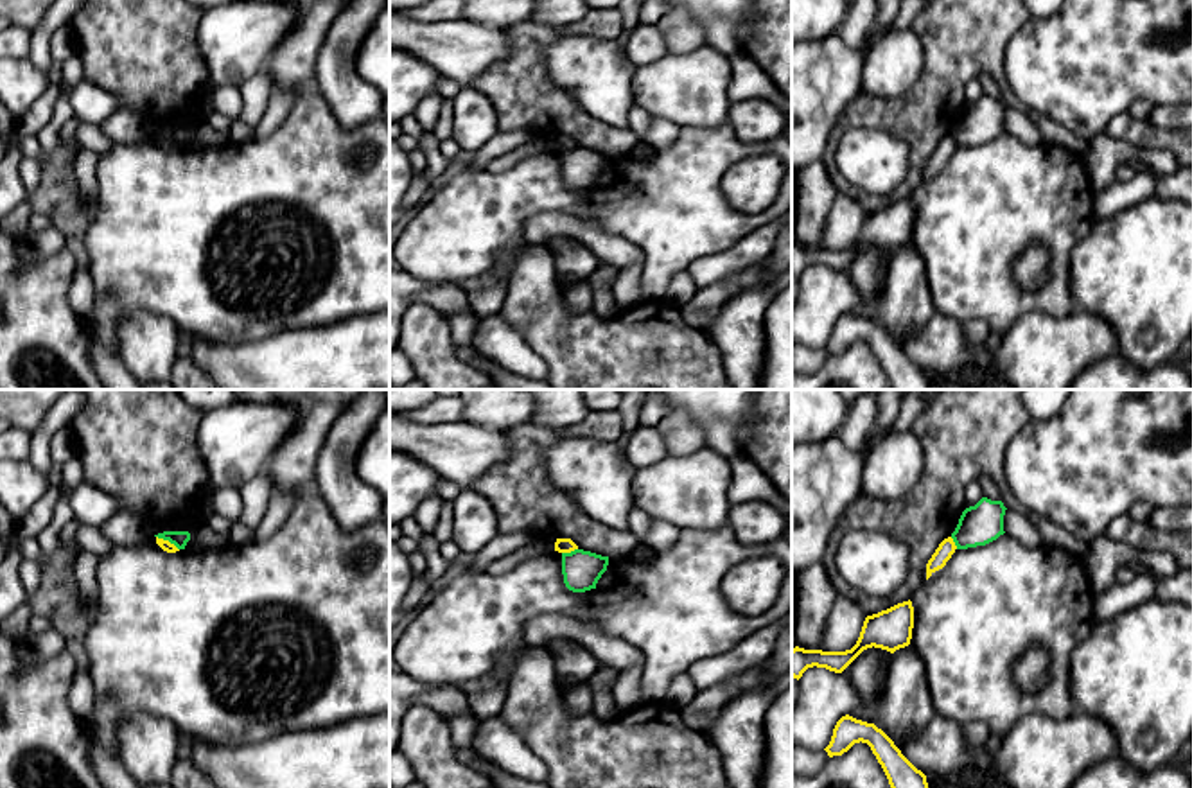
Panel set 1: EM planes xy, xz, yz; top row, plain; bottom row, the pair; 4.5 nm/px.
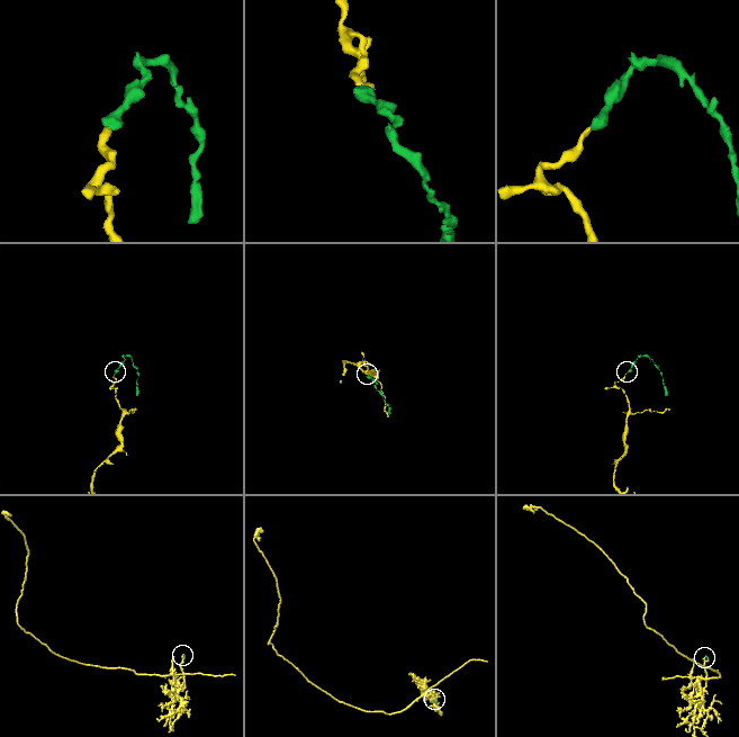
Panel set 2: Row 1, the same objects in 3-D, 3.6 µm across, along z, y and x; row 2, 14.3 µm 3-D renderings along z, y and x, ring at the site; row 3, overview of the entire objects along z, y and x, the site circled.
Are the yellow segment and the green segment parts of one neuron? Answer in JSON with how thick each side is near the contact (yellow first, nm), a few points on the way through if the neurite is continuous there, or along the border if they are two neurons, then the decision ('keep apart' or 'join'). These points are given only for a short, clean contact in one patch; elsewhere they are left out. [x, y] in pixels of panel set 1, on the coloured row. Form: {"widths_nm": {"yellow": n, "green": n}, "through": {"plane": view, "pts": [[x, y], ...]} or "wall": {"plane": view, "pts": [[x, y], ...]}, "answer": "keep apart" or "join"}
{"widths_nm": {"yellow": 50, "green": 70}, "wall": {"plane": "xy", "pts": [[157, 535], [178, 550]]}, "answer": "keep apart"}

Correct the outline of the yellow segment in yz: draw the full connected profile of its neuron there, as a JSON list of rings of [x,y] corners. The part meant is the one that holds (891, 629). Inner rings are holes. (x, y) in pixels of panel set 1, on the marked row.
[[[912,601],[898,603],[887,610],[867,616],[856,644],[846,652],[792,650],[792,677],[801,679],[808,668],[826,668],[842,673],[863,650],[881,648],[894,653],[910,644],[914,628]]]

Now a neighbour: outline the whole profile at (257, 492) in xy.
[[[266,470],[251,477],[242,488],[242,512],[239,522],[248,528],[257,528],[269,506],[275,494],[275,485],[271,483]]]

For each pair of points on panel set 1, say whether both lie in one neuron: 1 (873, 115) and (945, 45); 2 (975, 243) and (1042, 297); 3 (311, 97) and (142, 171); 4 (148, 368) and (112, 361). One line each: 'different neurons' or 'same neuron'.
1: same neuron
2: same neuron
3: same neuron
4: different neurons

